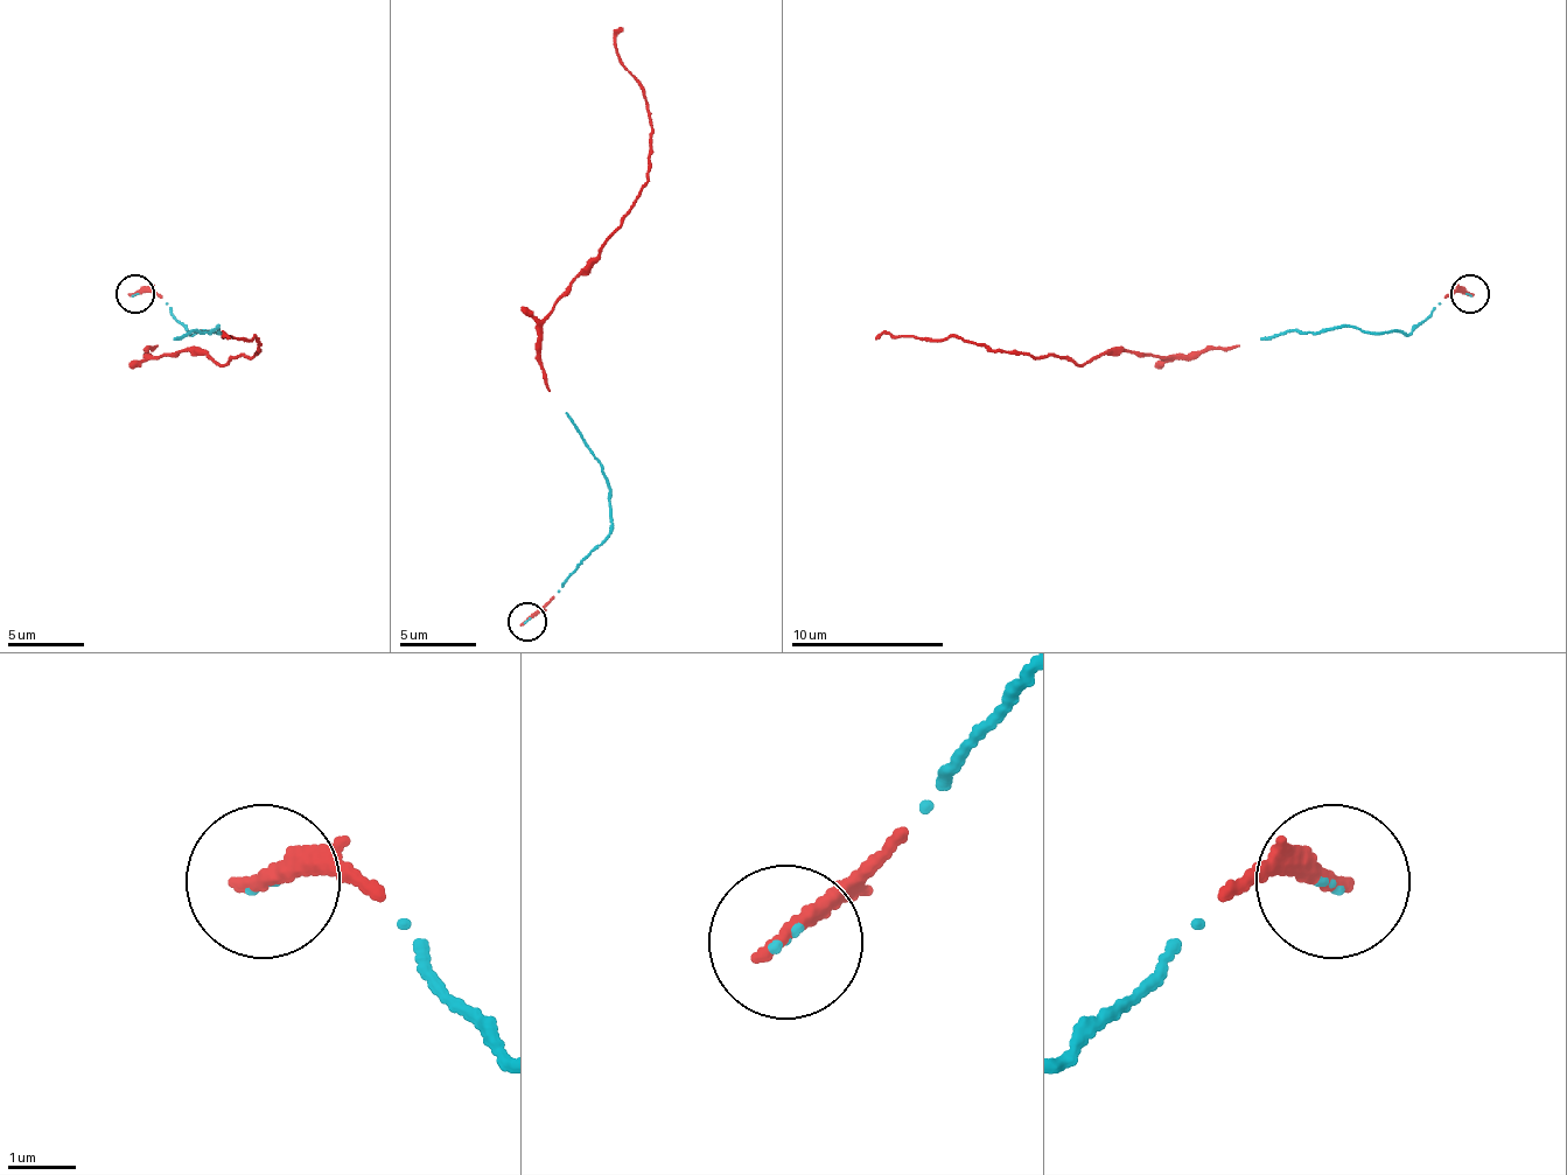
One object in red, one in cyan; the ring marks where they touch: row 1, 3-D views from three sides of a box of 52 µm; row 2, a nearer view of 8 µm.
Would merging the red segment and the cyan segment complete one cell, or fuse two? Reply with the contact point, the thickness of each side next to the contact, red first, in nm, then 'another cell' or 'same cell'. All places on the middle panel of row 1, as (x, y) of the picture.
(527, 621) | 280/60 nm | same cell

